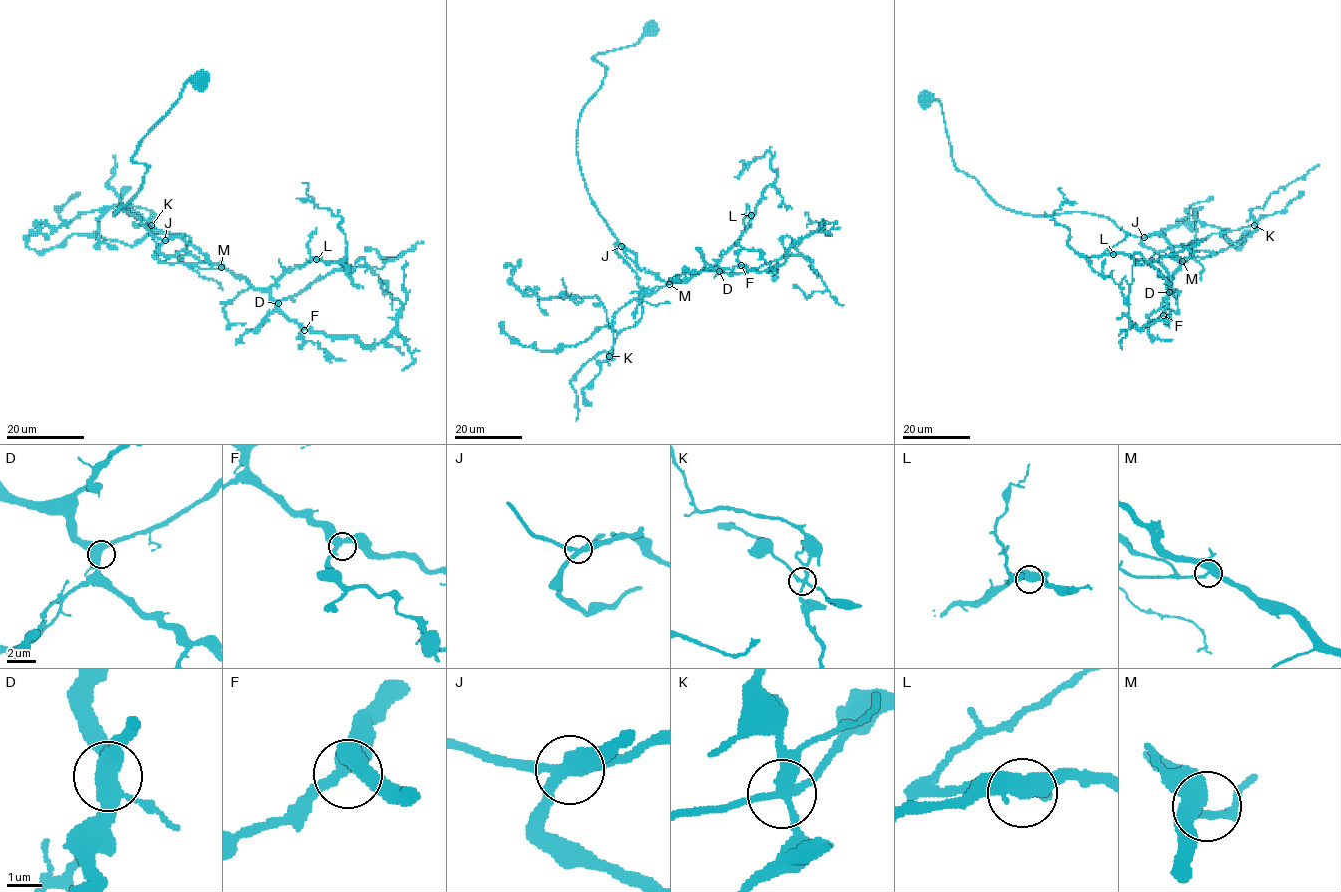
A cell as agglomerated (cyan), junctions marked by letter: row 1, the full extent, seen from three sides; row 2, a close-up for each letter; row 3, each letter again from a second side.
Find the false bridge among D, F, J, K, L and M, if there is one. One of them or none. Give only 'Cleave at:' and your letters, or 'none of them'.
Cleave at: none of them

